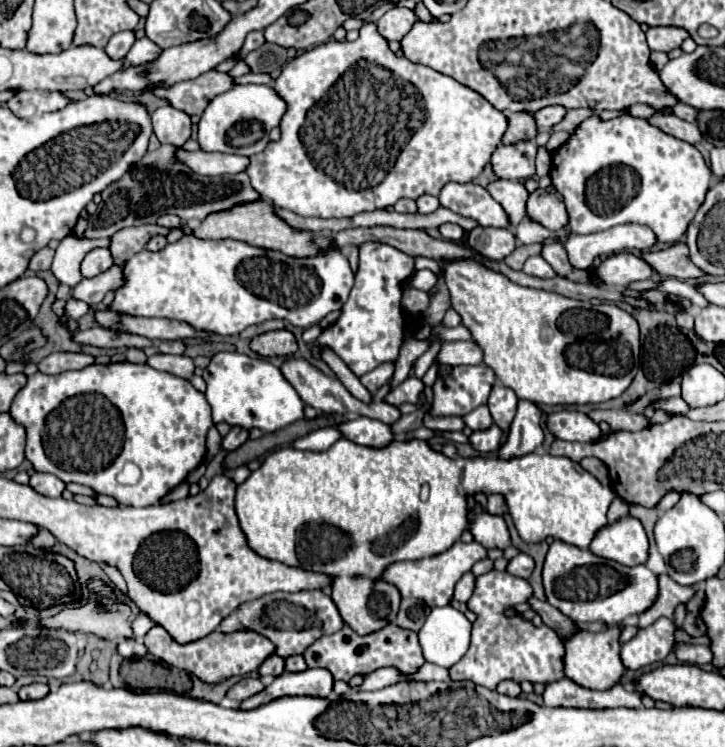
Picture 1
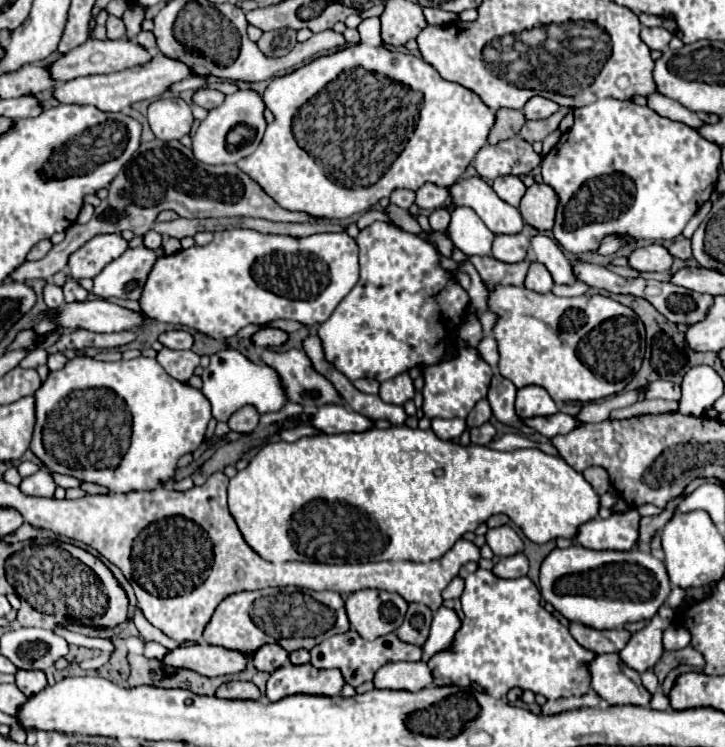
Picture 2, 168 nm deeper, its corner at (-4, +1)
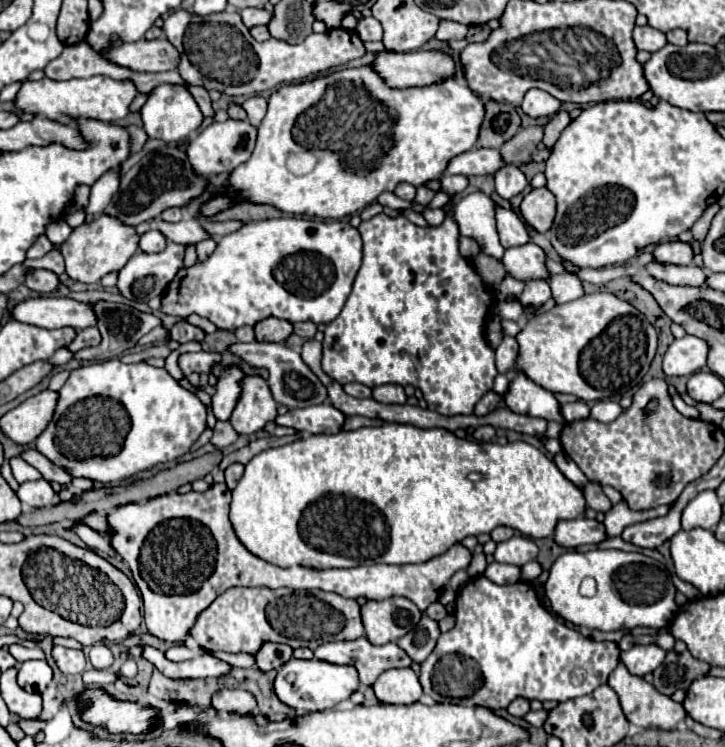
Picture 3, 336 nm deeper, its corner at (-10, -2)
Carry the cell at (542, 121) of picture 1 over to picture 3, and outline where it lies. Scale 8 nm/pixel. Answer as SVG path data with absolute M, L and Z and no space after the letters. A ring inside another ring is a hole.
M529 90L521 104L523 112L531 118L551 118L561 110L561 102L543 90Z

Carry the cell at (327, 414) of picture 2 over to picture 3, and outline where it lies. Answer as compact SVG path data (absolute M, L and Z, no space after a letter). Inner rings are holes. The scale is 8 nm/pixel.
M325 402L319 406L309 406L309 408L299 408L299 410L289 410L285 416L277 416L275 424L277 426L291 426L297 432L307 432L307 434L337 434L343 430L347 416L339 412L333 404Z

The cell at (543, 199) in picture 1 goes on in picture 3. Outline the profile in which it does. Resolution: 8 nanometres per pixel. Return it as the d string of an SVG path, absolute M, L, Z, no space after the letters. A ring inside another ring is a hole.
M533 188L521 202L521 216L537 232L547 232L555 218L555 196L547 188Z

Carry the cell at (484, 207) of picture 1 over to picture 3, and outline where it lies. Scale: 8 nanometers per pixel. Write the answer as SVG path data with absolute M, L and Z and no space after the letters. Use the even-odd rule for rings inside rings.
M495 204L495 220L497 220L497 232L499 232L503 248L521 246L521 244L529 242L525 222L511 208L507 210L507 208Z

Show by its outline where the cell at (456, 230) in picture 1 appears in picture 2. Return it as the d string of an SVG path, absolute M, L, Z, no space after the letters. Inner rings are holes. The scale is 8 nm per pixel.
M445 207L441 209L435 209L431 215L429 215L429 225L431 229L435 231L445 231L449 227L449 211Z

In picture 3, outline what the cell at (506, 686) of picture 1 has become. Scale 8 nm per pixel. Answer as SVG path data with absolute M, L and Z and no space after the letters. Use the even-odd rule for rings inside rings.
M515 698L511 704L509 704L509 714L513 716L525 716L529 712L529 700L527 698Z

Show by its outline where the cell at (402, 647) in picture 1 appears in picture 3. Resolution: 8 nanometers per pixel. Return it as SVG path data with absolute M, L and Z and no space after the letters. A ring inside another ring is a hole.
M365 636L349 642L321 644L315 650L315 658L329 664L347 664L359 672L359 682L363 686L373 686L381 672L389 668L411 666L413 660L395 642L373 646Z

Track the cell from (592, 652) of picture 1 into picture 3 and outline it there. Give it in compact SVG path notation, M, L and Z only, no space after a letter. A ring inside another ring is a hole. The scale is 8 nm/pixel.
M619 664L607 682L613 692L619 696L619 704L623 708L623 714L627 716L627 720L639 728L663 728L663 730L671 730L677 726L679 720L683 720L687 716L685 708L677 702L673 702L669 696L663 696L661 692L655 690L653 684L645 682L641 676L633 676L631 672L627 672L627 668L623 664Z

